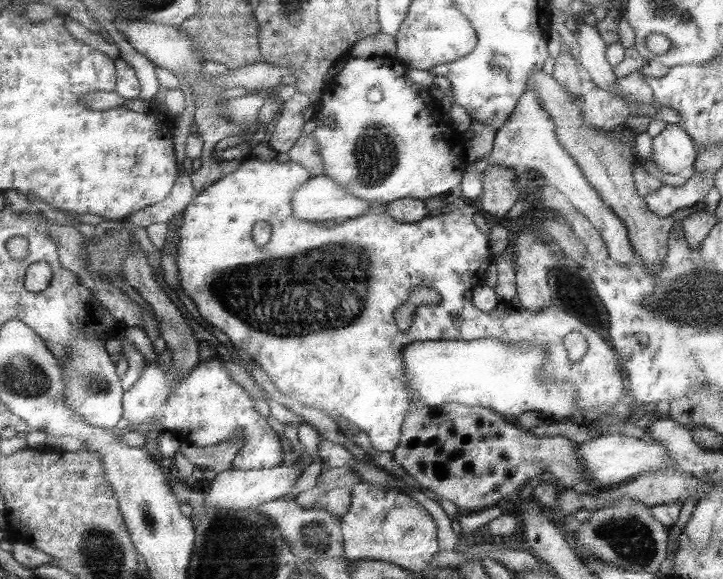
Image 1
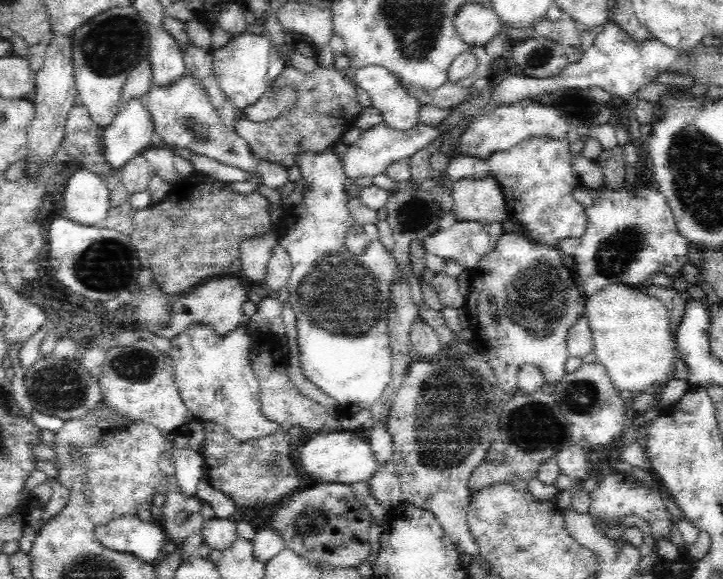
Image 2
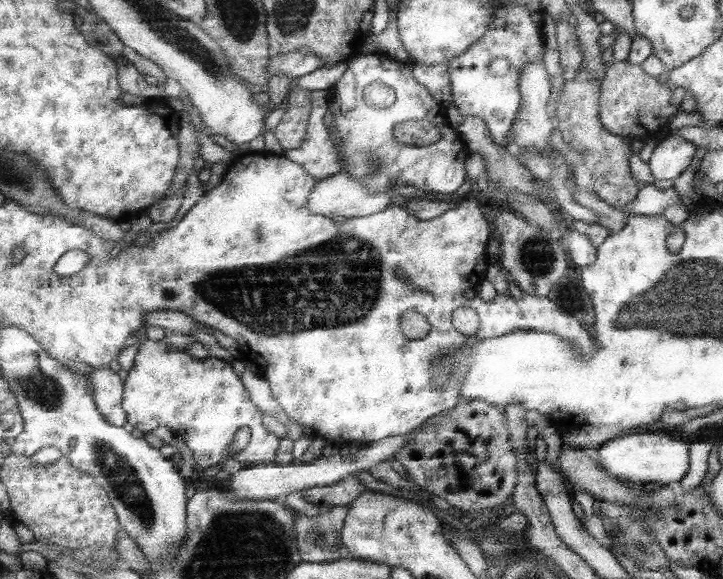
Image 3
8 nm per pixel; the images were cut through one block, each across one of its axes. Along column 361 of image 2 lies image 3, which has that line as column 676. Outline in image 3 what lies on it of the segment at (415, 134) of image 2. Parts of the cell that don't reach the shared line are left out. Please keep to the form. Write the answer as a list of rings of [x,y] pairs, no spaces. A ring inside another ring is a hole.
[[[675,132],[669,138],[663,138],[653,152],[649,164],[653,170],[655,180],[675,180],[679,178],[693,162],[693,156],[697,154],[695,144],[685,142],[683,138],[677,138]]]

